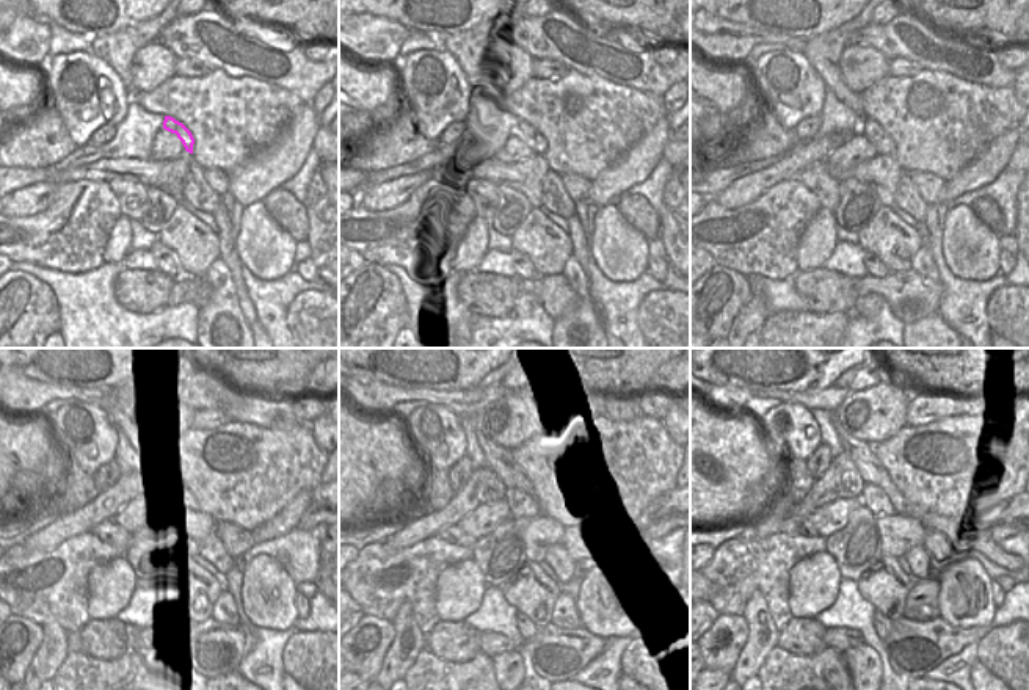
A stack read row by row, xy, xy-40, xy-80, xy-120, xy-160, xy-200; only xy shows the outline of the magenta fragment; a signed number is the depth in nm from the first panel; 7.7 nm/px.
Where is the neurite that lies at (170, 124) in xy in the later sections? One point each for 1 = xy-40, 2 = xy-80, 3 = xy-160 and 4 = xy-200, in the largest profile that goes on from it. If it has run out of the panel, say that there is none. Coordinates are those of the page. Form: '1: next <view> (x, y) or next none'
1: next xy-40 (524, 130)
2: next xy-80 (872, 130)
3: next xy-160 (521, 504)
4: next xy-200 (876, 499)

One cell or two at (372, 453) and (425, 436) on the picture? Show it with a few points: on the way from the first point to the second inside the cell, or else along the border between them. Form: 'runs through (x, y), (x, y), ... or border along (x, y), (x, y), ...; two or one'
border along (407, 433), (410, 438); two

